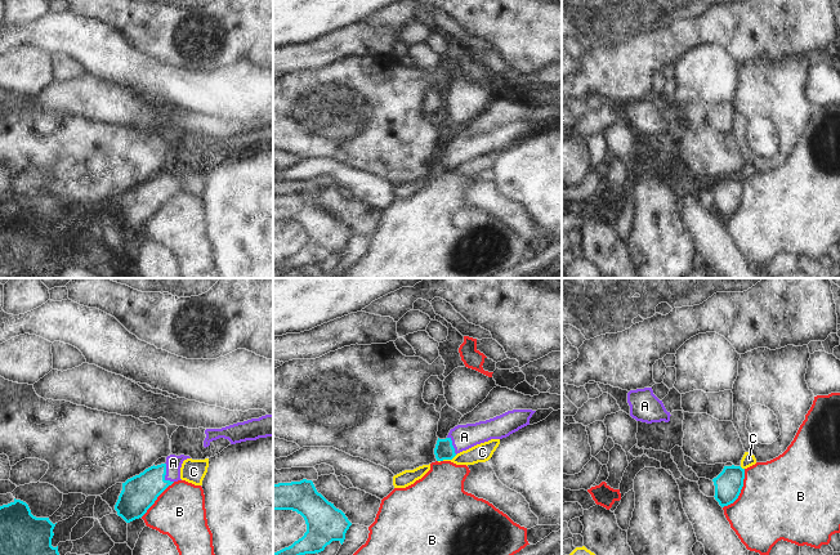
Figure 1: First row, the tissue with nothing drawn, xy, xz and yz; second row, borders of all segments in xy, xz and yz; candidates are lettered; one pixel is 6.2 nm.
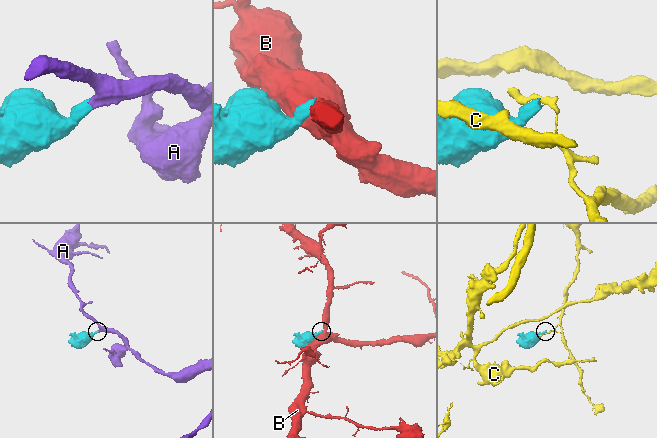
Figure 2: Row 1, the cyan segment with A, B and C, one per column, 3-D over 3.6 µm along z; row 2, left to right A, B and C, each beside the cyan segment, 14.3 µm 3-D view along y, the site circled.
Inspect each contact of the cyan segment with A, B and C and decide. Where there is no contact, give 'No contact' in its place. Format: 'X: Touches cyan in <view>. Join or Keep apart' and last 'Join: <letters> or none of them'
A: Touches cyan in xy. Join
B: Touches cyan in yz. Keep apart
C: Touches cyan in xz. Keep apart
Join: A.

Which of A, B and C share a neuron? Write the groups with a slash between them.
A / B / C

